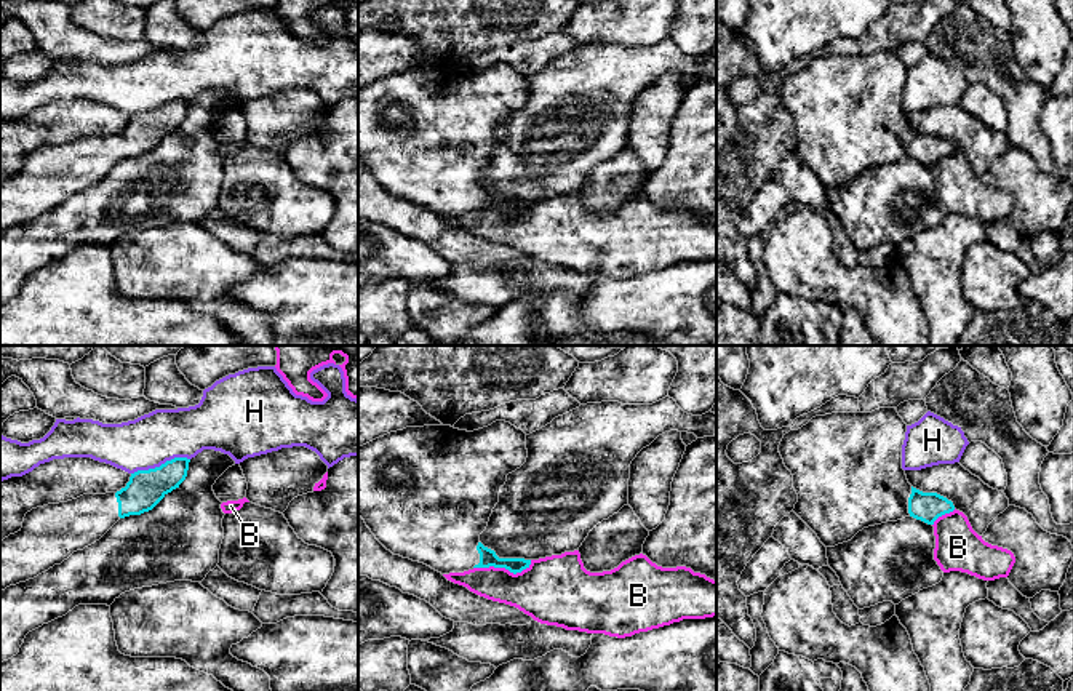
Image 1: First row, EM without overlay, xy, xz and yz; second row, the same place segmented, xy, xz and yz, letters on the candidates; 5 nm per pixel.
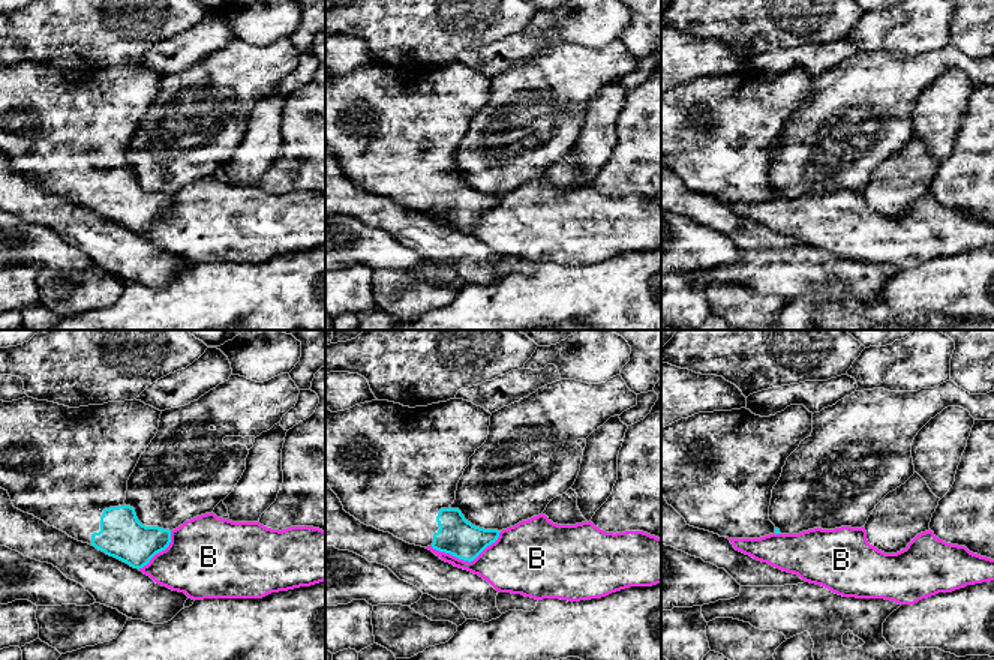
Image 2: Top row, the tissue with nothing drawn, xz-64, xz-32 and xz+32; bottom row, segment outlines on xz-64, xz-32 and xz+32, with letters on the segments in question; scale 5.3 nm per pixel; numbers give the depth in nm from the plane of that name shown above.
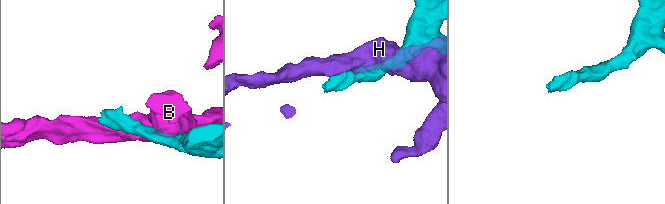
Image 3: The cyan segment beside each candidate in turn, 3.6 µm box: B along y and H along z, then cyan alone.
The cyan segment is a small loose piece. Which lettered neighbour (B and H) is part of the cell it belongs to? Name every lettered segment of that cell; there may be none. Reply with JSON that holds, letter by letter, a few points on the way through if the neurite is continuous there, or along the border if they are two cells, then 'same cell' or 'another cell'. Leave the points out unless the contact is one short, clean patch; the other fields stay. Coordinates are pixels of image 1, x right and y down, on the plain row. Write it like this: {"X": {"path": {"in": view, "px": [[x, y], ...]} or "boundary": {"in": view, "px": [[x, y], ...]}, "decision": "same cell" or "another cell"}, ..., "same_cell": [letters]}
{"B": {"decision": "another cell"}, "H": {"decision": "another cell"}, "same_cell": []}

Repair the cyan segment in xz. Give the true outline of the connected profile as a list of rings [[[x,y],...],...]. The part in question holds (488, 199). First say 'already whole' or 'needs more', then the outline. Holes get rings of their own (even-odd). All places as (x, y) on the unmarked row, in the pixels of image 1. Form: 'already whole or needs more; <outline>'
needs more; [[[496,62],[467,74],[451,67],[406,69],[358,88],[358,157],[393,197],[449,216],[473,210],[505,210],[517,216],[531,202],[499,200],[480,184],[507,117],[528,99],[526,75]]]

